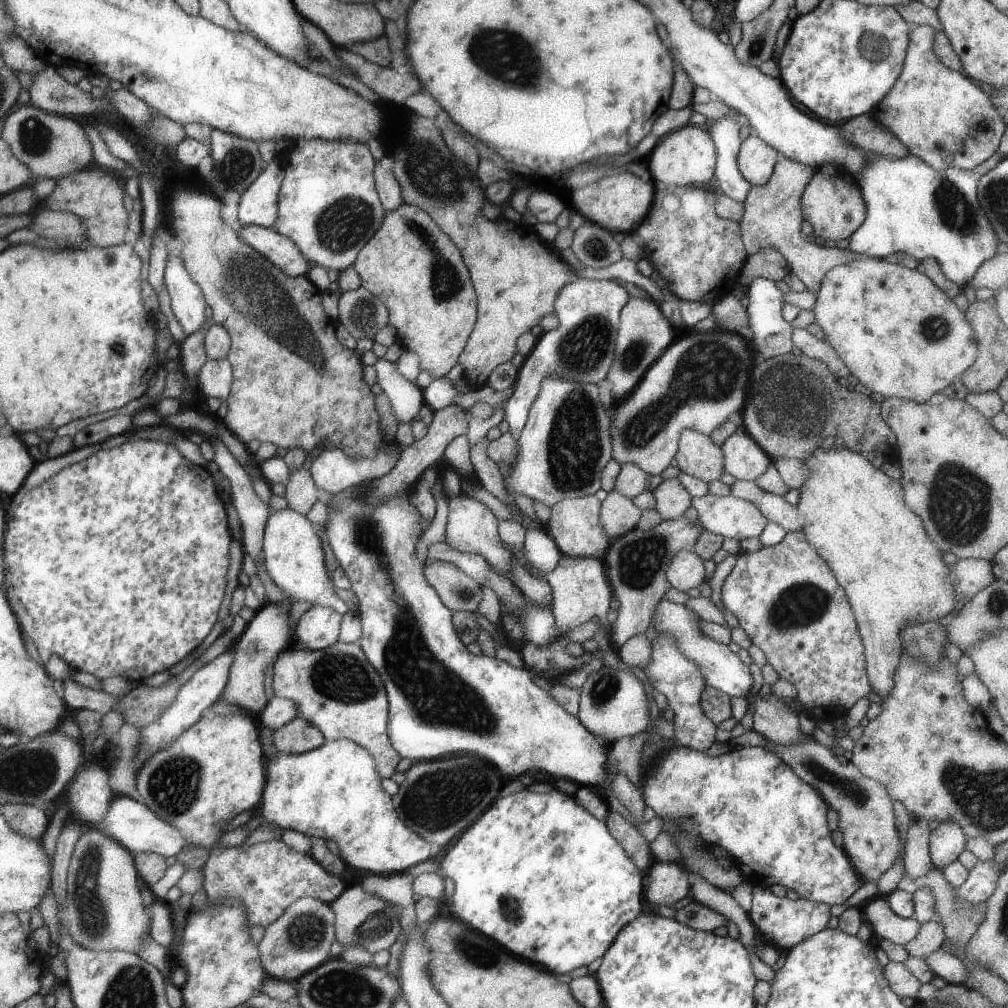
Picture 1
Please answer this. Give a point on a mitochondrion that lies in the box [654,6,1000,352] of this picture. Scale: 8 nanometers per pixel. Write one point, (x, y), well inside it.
(957, 211)

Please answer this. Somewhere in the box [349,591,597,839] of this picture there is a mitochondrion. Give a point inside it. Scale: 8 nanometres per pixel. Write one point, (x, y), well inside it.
(442, 795)

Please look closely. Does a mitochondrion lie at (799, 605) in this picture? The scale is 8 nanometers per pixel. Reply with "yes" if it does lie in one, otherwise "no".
yes

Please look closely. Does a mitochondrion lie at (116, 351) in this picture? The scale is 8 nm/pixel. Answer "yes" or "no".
yes

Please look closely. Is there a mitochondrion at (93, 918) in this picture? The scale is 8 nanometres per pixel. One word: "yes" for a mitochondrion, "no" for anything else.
yes

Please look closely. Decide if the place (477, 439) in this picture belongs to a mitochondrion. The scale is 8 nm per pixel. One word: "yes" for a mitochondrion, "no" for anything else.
no

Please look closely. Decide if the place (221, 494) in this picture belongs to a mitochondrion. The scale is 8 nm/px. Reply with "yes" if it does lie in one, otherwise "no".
no

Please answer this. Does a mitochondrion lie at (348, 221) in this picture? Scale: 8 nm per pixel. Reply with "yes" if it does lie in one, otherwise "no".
yes

